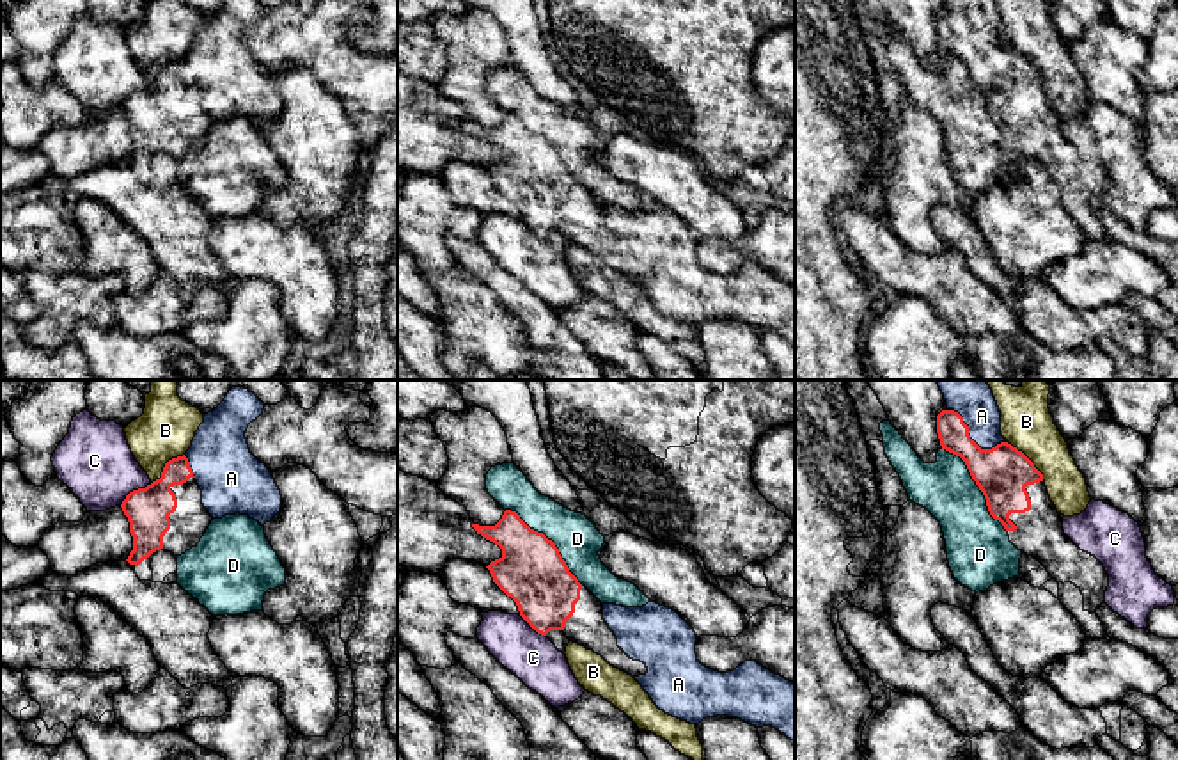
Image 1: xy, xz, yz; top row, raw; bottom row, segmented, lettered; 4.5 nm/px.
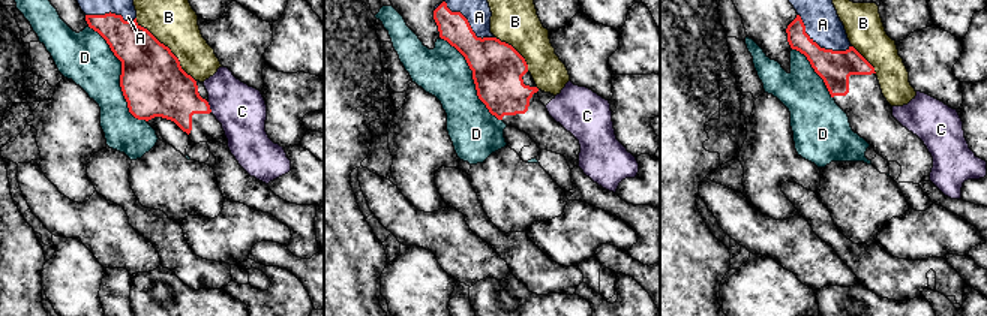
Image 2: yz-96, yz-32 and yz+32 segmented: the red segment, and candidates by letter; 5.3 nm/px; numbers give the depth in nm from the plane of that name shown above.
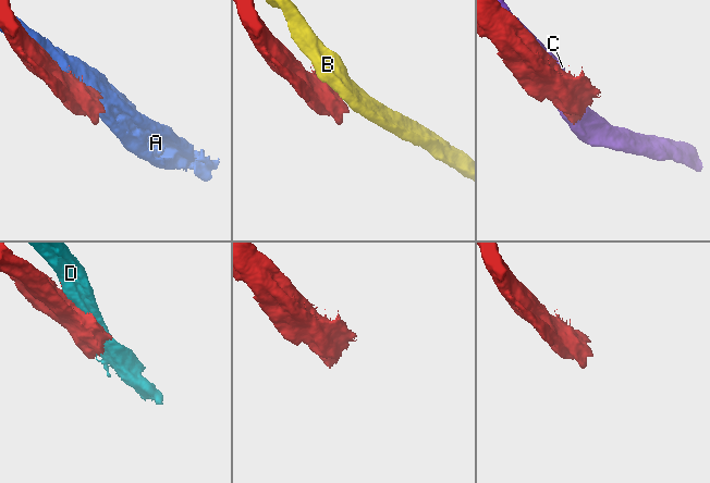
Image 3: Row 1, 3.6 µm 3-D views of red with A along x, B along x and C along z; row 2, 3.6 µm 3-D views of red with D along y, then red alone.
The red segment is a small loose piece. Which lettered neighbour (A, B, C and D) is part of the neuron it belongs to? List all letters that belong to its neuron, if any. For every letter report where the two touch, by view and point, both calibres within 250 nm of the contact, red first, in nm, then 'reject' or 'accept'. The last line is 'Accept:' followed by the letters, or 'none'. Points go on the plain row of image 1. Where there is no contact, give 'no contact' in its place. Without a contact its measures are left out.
A: yz (971, 41) | 240/160 nm | reject
B: xy (165, 68) | 200/260 nm | reject
C: xy (133, 93) | 200/340 nm | reject
D: yz (978, 87) | 240/280 nm | reject
Accept: none

